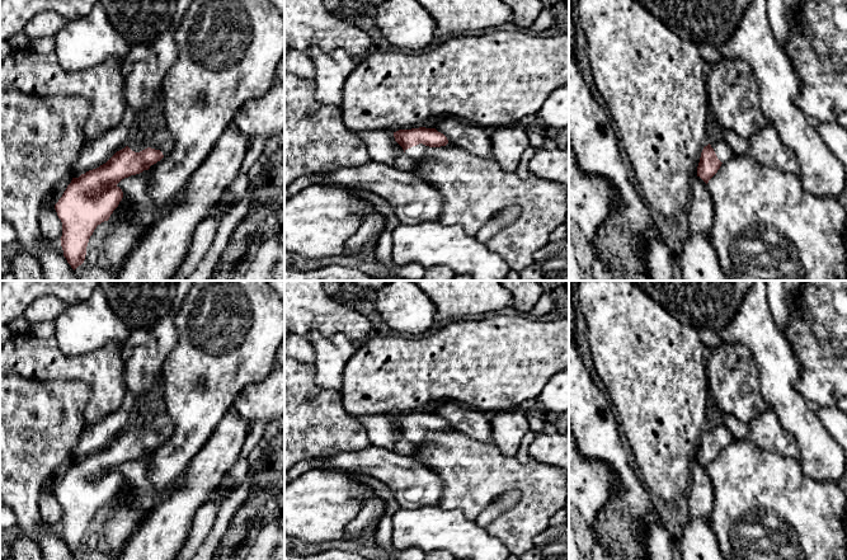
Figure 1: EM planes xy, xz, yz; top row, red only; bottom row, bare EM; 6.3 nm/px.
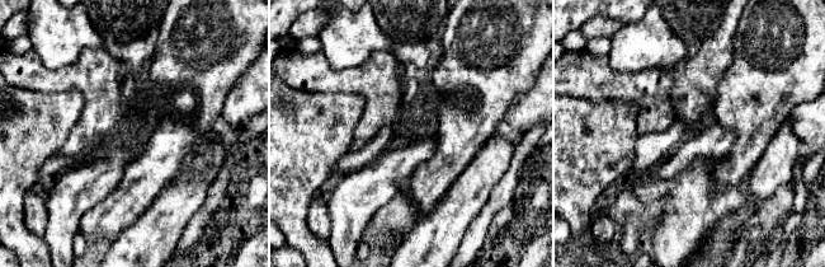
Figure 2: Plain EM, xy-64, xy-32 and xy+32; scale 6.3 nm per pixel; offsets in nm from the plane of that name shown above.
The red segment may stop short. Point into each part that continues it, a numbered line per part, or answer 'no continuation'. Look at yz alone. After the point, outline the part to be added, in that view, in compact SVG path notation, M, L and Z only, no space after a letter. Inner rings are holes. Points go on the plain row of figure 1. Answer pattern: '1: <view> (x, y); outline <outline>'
1: yz (724, 437); outline M717 420L714 422L710 429L721 447L728 446L734 439L733 434L726 428L726 425Z

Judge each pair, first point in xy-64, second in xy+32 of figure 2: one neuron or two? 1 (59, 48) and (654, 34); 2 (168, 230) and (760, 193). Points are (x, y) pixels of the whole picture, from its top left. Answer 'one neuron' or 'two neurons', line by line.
1: one neuron
2: one neuron

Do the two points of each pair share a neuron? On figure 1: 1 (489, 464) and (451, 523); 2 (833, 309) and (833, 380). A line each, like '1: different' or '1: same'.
1: different
2: same

